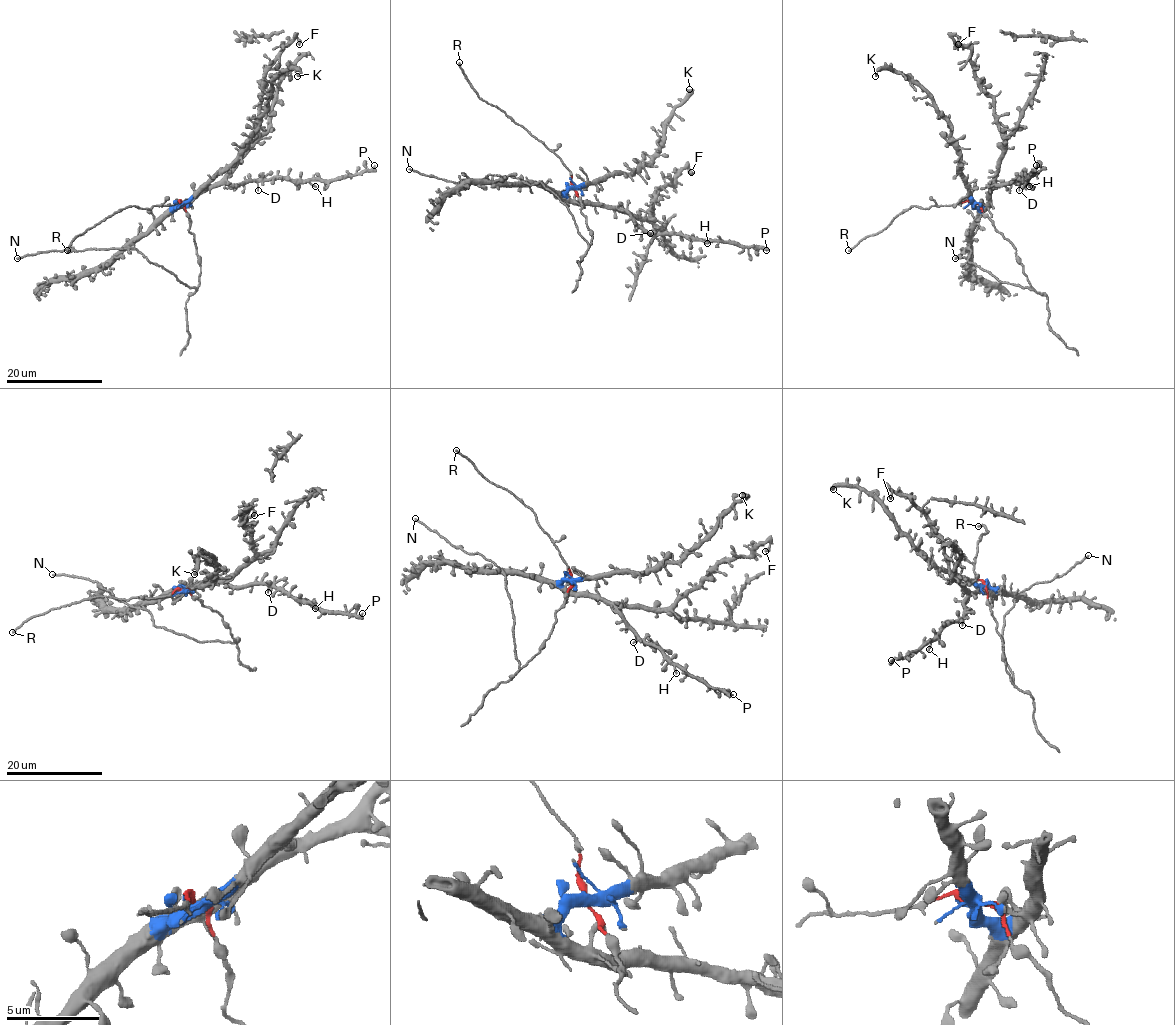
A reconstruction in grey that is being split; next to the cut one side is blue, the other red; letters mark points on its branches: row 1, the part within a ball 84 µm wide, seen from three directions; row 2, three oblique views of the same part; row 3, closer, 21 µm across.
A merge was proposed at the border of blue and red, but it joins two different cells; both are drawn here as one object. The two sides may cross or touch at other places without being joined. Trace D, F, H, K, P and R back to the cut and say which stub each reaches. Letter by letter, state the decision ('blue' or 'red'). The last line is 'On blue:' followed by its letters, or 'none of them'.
D: blue
F: blue
H: blue
K: blue
P: blue
R: red
On blue: D, F, H, K, P

